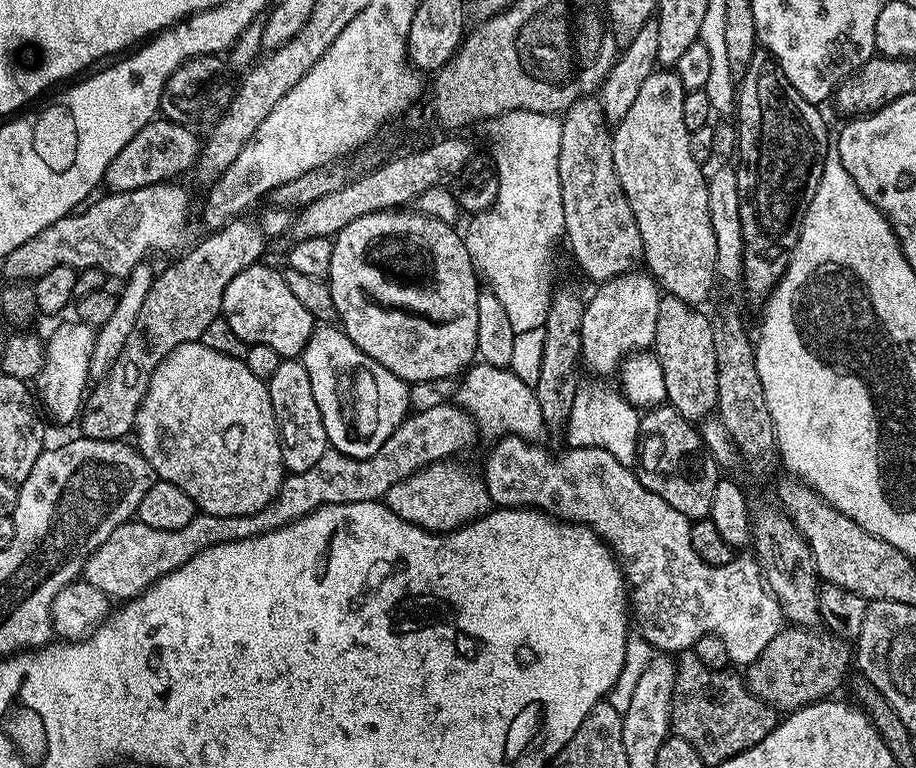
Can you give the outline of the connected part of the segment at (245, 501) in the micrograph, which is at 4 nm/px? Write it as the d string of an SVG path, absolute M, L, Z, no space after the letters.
M199 342L178 346L156 367L148 383L148 392L144 395L144 400L136 412L135 436L138 451L141 456L146 458L146 462L150 462L153 473L159 479L178 486L178 490L186 490L186 494L190 494L197 509L206 516L253 516L254 513L267 508L280 495L280 488L284 485L286 469L280 449L280 434L276 426L276 415L274 414L274 406L270 402L267 383L254 378L254 374L250 374L250 370L244 365L243 360L230 358L226 354L218 354L218 350L210 350L210 346Z

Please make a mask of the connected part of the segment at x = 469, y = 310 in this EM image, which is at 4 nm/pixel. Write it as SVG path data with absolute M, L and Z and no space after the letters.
M383 210L371 212L360 218L354 218L341 232L336 233L332 240L332 253L330 254L330 270L326 277L326 283L332 301L336 307L336 316L340 320L339 327L345 337L351 340L352 347L365 352L370 358L374 358L376 364L384 367L386 372L391 372L393 377L405 382L435 382L461 373L477 359L476 343L478 342L478 294L482 291L481 285L476 285L478 269L472 261L472 255L464 245L463 235L451 224L442 222L433 216L425 216L419 210Z

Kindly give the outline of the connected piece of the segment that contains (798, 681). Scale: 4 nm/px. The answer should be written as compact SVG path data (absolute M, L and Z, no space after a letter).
M784 626L755 663L747 665L746 683L773 708L795 710L831 697L853 664L854 648L845 637L816 626Z

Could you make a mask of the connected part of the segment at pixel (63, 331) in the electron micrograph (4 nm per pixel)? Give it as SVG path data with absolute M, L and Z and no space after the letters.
M79 320L60 325L46 340L46 361L36 377L41 403L62 424L68 424L81 415L82 396L87 380L90 380L95 331Z

